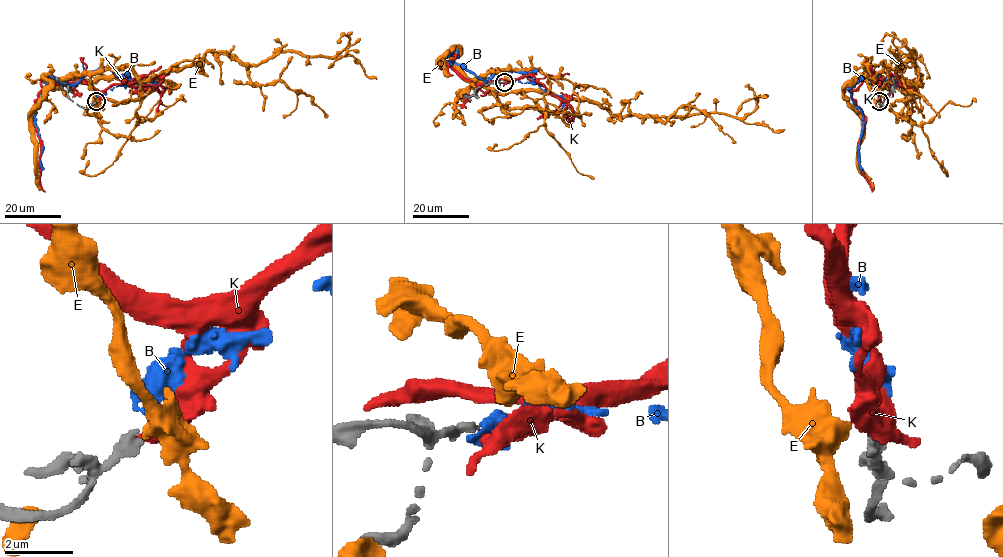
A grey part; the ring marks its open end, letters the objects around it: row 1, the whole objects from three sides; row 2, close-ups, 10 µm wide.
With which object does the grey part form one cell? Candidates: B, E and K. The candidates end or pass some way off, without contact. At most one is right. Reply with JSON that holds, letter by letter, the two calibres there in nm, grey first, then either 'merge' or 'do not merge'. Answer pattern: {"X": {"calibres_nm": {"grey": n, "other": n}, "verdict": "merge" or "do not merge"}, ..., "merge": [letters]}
{"B": {"calibres_nm": {"grey": 280, "other": 460}, "verdict": "merge"}, "E": {"calibres_nm": {"grey": 280, "other": 600}, "verdict": "do not merge"}, "K": {"calibres_nm": {"grey": 280, "other": 360}, "verdict": "do not merge"}, "merge": ["B"]}

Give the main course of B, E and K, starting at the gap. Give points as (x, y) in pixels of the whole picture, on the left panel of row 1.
B: (96, 100), (128, 76), (99, 67), (73, 83), (44, 77), (49, 87), (35, 113), (41, 171)
E: (97, 101), (90, 77), (74, 75), (156, 77), (208, 52), (255, 64), (349, 46), (328, 68)
K: (97, 101), (99, 93), (81, 81), (41, 81), (46, 89), (32, 117), (45, 191)

